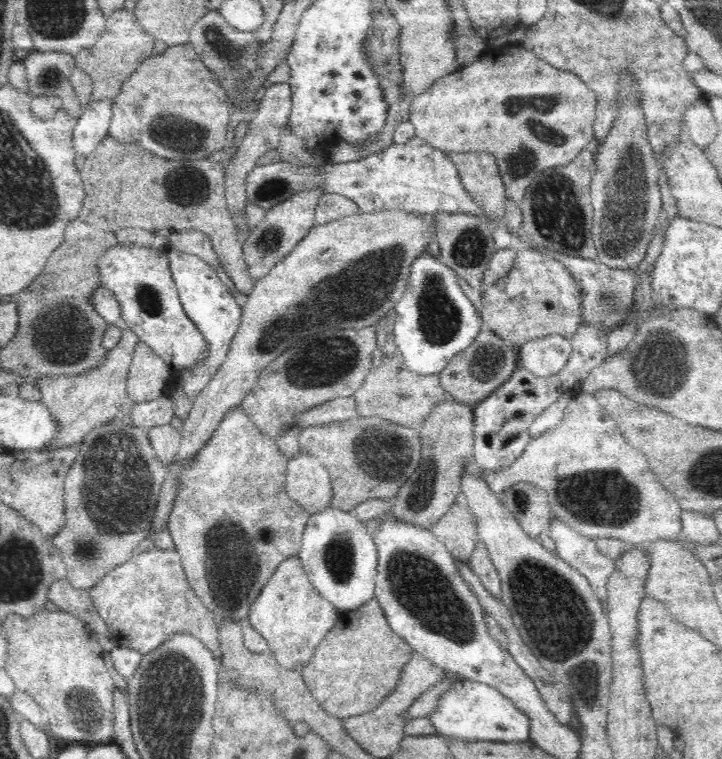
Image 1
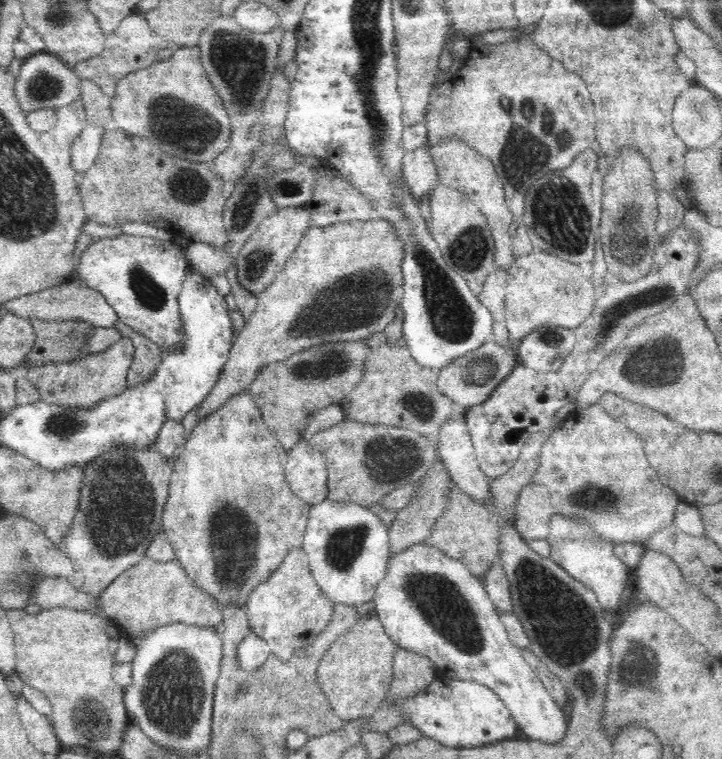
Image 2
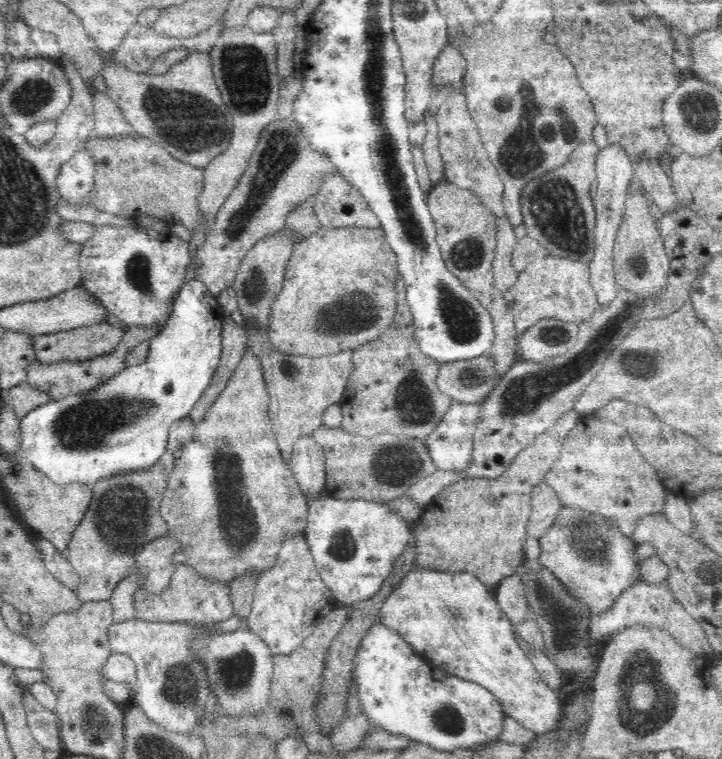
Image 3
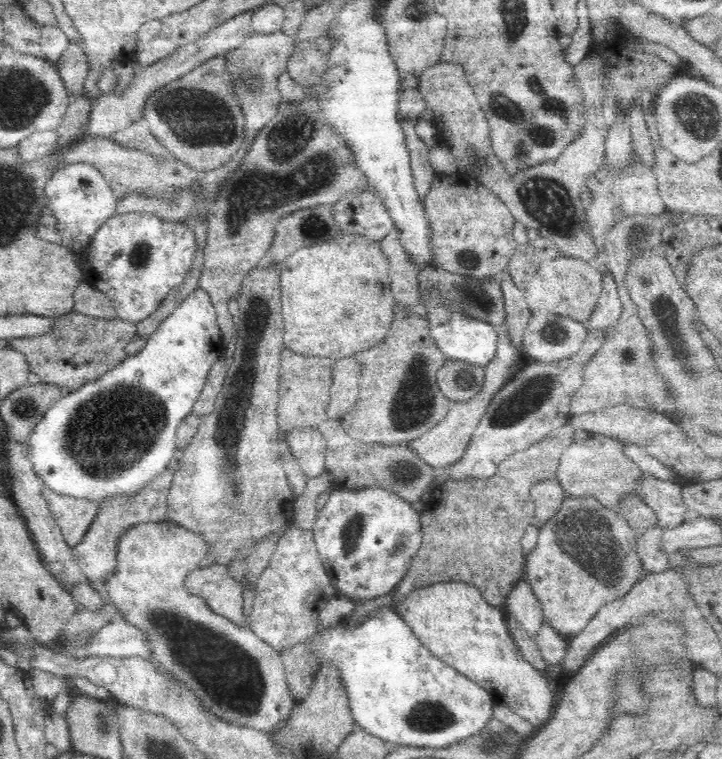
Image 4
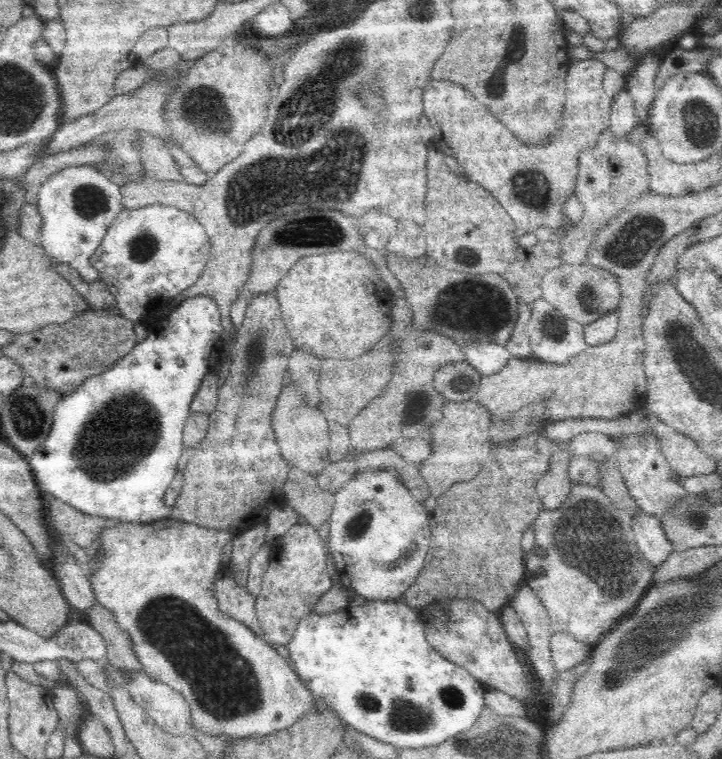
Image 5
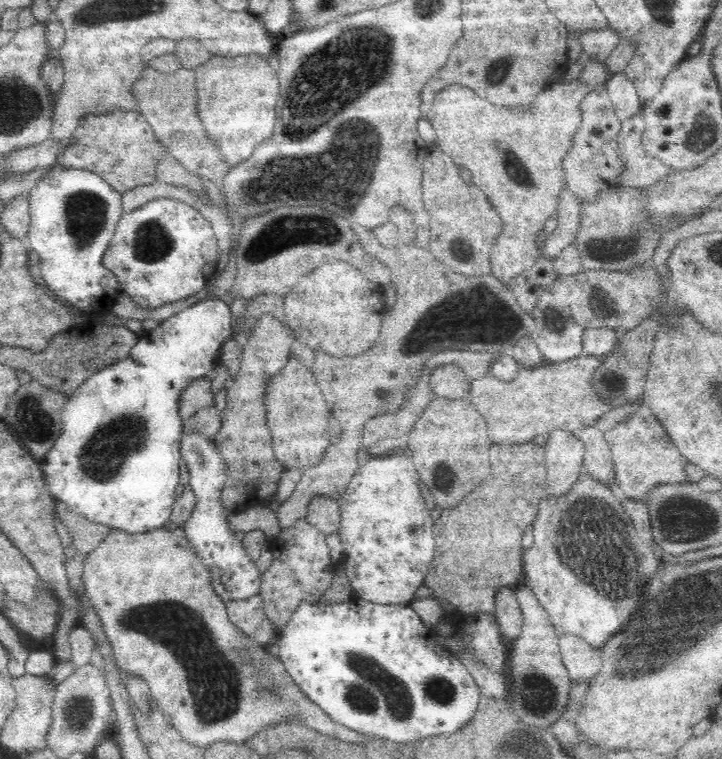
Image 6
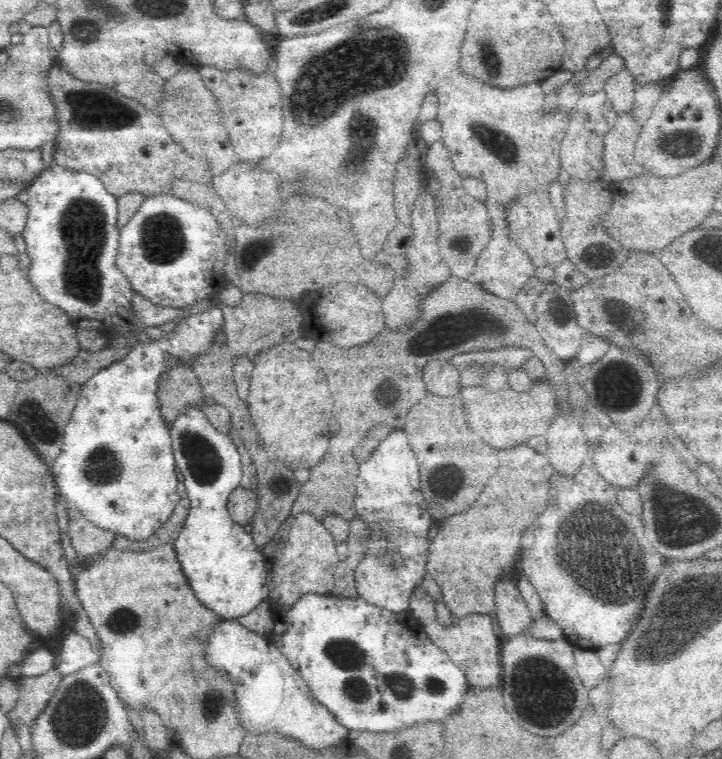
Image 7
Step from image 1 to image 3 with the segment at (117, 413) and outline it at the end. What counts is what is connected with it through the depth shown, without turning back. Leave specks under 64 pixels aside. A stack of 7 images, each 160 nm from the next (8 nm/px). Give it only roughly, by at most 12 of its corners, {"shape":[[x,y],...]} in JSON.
{"shape":[[128,327],[112,354],[35,361],[26,380],[52,401],[83,394],[127,368],[127,352],[159,330]]}

